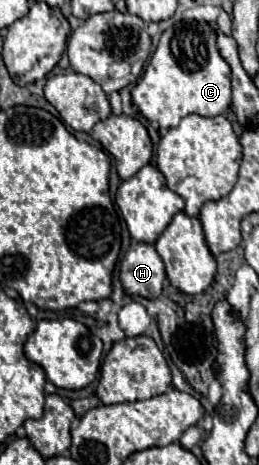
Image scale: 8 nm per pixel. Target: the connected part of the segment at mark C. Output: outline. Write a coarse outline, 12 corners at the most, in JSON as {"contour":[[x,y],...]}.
{"contour":[[207,23],[169,27],[131,91],[161,129],[231,107]]}

